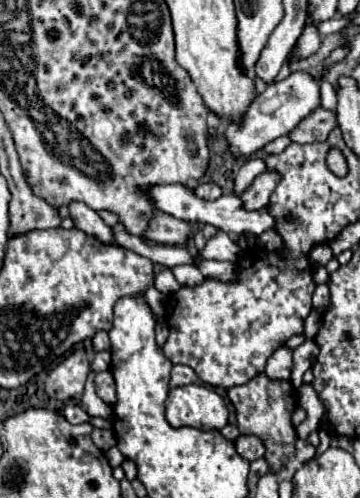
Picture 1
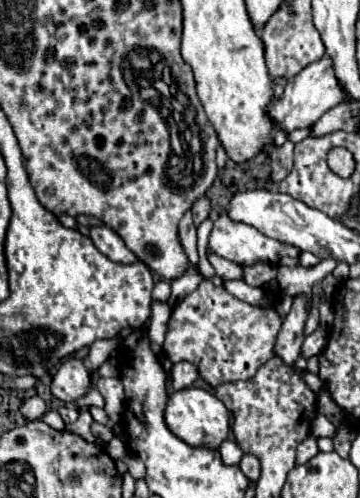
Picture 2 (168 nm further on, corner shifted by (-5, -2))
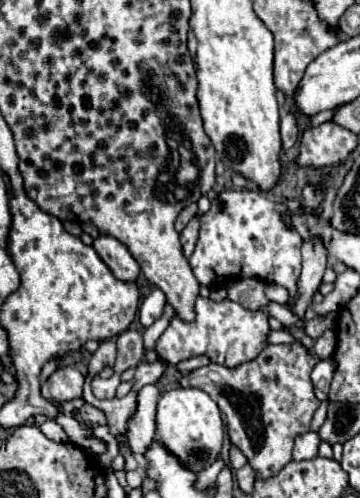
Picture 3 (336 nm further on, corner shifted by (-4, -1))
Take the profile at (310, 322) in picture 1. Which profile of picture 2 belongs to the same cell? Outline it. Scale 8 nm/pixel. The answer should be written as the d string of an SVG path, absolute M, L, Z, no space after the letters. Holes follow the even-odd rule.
M324 259L320 261L316 267L278 267L278 273L276 273L276 281L280 285L280 289L284 293L288 293L290 297L298 295L298 293L306 293L308 295L308 301L312 305L312 297L310 297L310 289L314 283L320 283L332 269L336 267L336 261L334 259Z

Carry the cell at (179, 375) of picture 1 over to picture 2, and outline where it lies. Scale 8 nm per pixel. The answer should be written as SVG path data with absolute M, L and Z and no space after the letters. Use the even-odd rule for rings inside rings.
M180 361L172 367L172 379L174 379L174 389L184 389L190 387L198 379L198 367L188 361Z

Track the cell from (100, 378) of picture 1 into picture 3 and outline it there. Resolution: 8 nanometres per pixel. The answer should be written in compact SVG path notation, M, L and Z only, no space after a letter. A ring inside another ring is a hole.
M113 374L111 378L101 378L101 376L95 376L93 382L91 382L91 388L93 388L93 394L97 398L113 398L115 396L115 390L119 386L119 374Z

